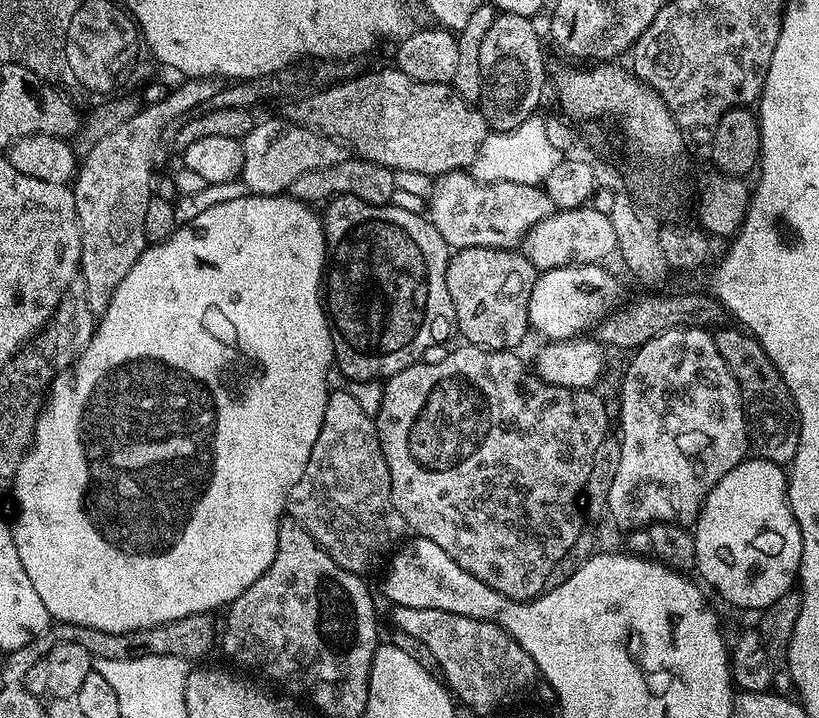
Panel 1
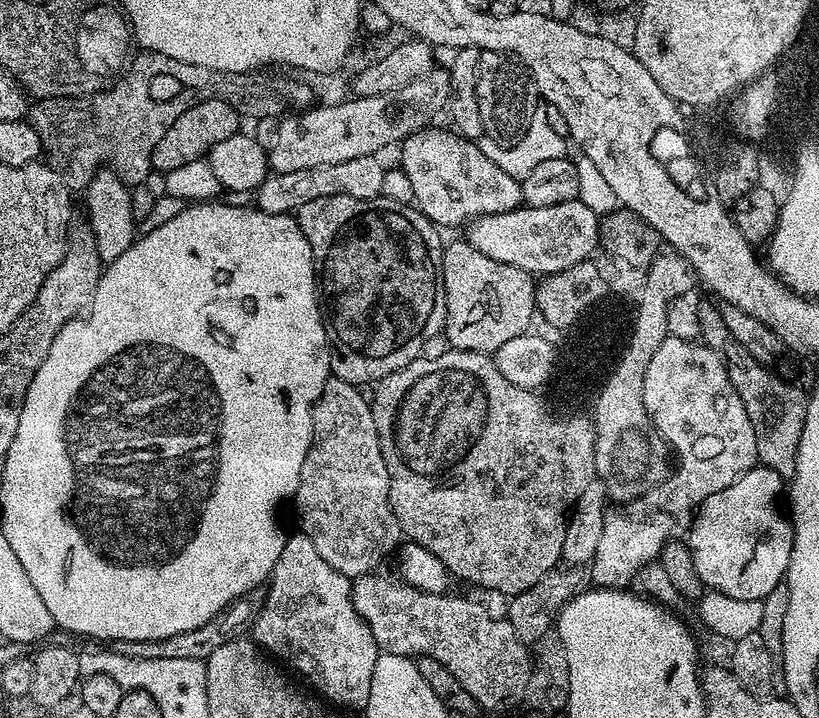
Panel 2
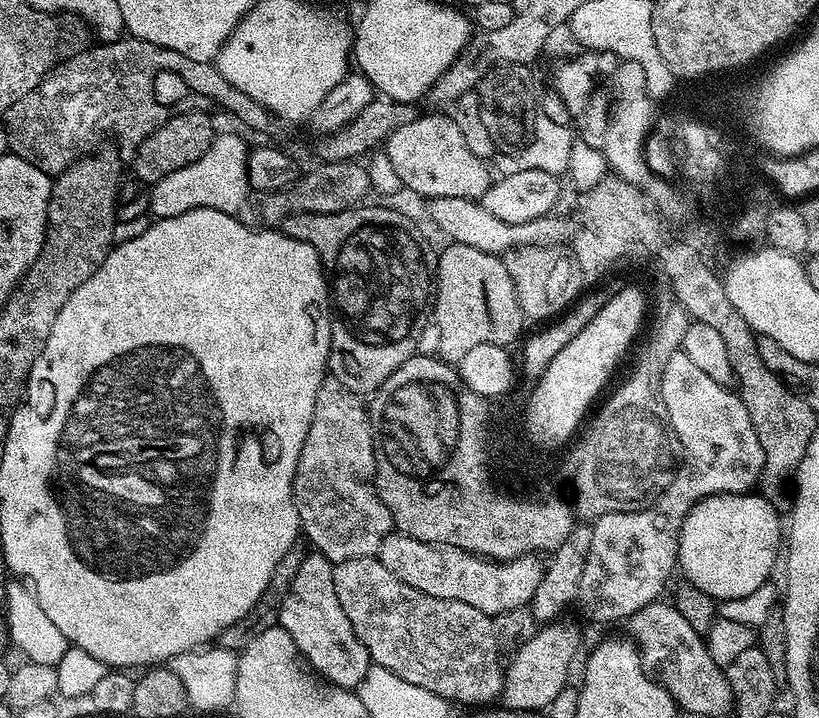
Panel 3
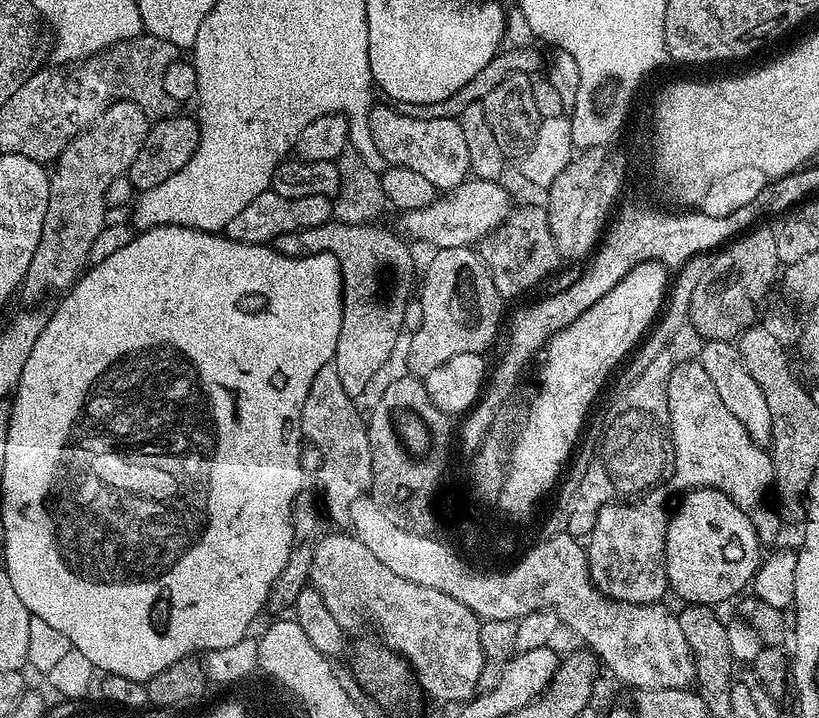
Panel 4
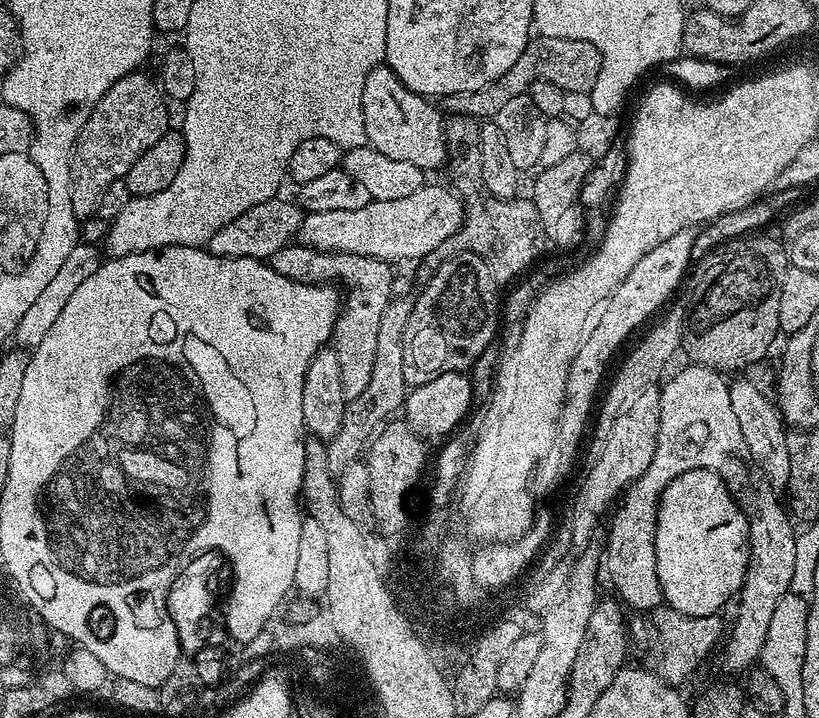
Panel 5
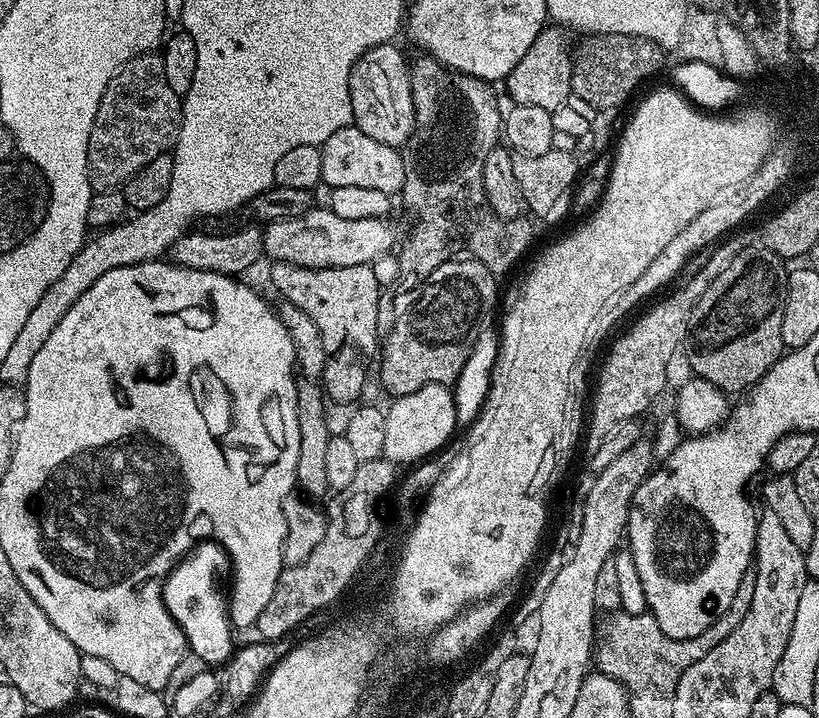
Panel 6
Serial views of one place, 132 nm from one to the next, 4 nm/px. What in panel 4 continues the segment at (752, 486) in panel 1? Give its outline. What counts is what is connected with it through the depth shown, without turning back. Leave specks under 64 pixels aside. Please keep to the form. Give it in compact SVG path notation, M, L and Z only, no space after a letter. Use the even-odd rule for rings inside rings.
M694 488L683 493L680 505L675 505L668 521L666 542L666 574L669 589L681 596L684 604L707 604L720 606L731 596L739 597L744 587L753 583L753 576L761 565L760 536L757 525L725 492L718 488Z

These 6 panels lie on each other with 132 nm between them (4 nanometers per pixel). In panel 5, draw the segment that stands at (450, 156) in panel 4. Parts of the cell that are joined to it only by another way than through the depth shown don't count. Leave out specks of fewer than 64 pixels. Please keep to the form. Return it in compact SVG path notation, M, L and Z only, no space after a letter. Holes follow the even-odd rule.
M386 66L370 70L370 74L366 78L366 86L362 86L362 122L366 122L368 144L377 148L382 154L386 154L386 158L394 158L397 162L411 162L413 166L425 170L443 169L448 159L444 141L445 117L442 115L441 109L437 105L436 109L432 104L435 103L429 97L410 91L396 77L394 70L390 70Z

